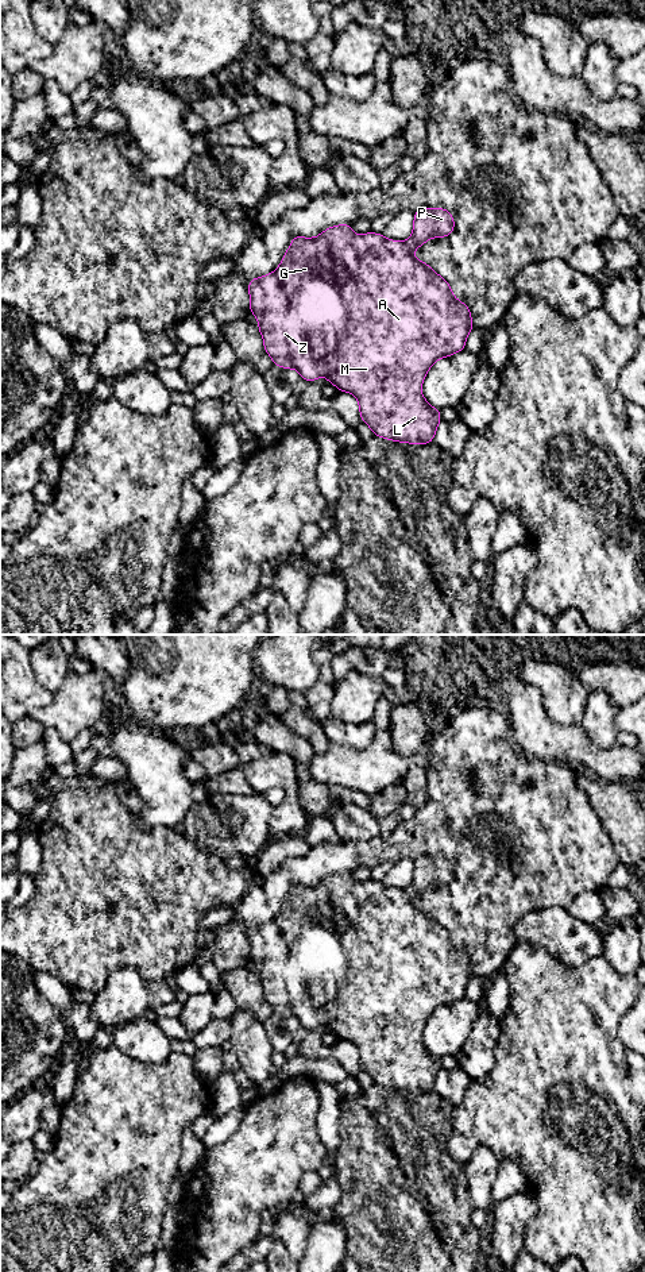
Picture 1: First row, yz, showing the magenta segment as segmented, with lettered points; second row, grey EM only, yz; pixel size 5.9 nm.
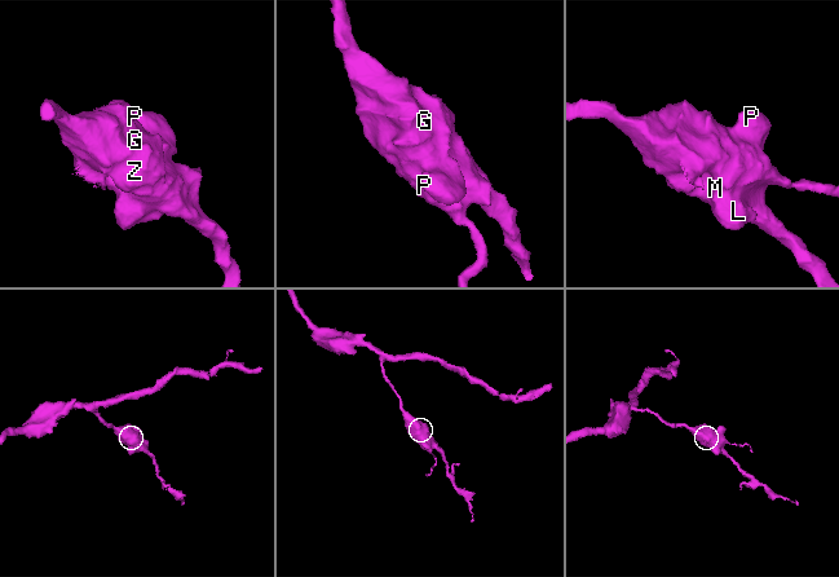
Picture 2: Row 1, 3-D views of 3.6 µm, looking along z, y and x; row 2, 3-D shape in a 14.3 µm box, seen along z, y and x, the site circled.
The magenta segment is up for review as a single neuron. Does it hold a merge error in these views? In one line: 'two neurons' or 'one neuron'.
one neuron

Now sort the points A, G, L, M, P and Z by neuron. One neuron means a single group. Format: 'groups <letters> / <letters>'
groups A G L M P Z

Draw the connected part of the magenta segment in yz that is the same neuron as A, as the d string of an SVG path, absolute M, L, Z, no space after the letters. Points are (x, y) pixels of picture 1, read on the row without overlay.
M422 855L414 860L413 882L405 890L386 887L382 882L367 880L356 883L351 872L339 872L327 876L316 886L293 884L290 895L283 903L282 910L274 921L269 921L259 926L250 928L250 959L255 963L259 975L258 979L263 984L263 995L274 1013L282 1017L296 1017L301 1026L308 1030L325 1025L340 1040L348 1040L358 1046L360 1057L360 1069L364 1069L375 1084L410 1092L432 1091L436 1076L441 1069L440 1057L433 1056L421 1041L421 1033L432 1013L440 1006L451 1005L466 998L466 987L472 975L471 960L467 952L460 951L453 943L449 932L439 924L425 910L414 906L413 899L428 890L430 886L449 884L455 878L453 864L444 856Z

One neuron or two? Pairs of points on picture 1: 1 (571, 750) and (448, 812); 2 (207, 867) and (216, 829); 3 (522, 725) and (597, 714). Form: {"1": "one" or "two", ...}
{"1": "two", "2": "two", "3": "two"}

